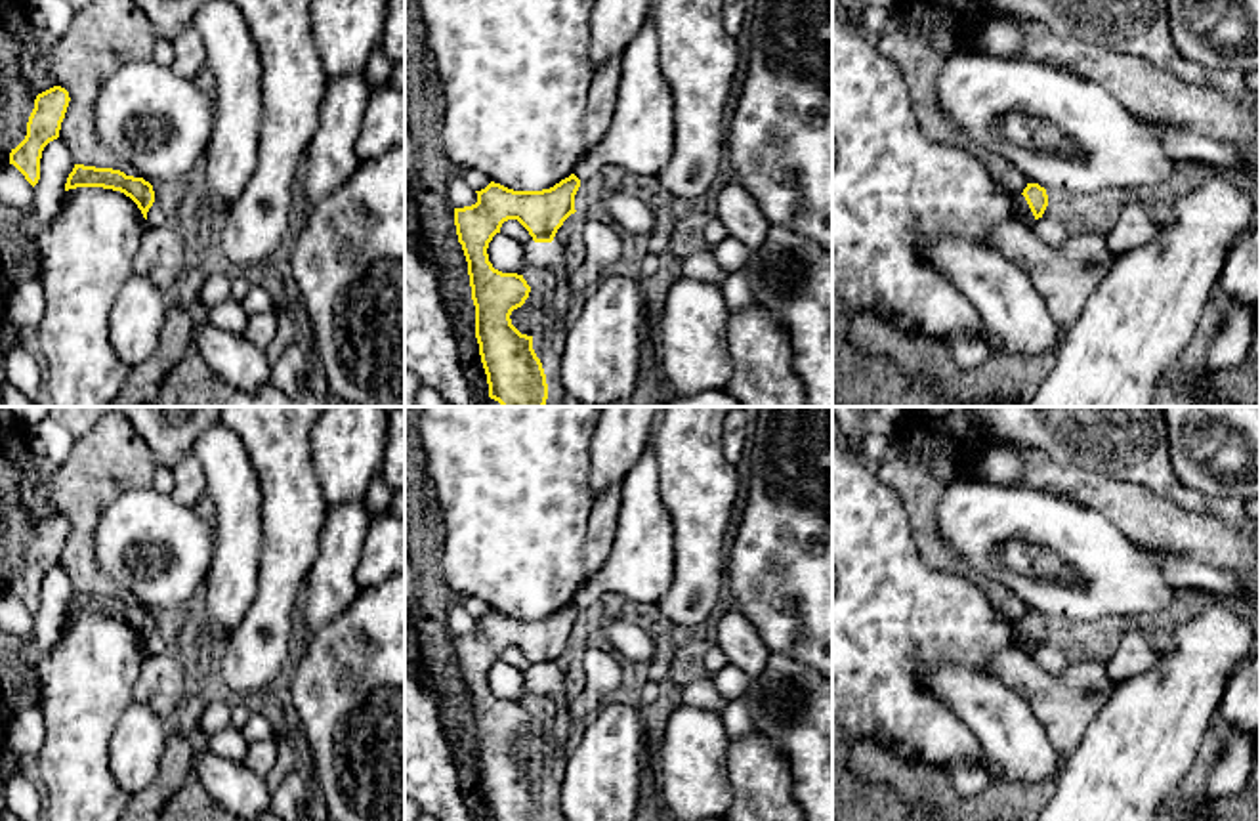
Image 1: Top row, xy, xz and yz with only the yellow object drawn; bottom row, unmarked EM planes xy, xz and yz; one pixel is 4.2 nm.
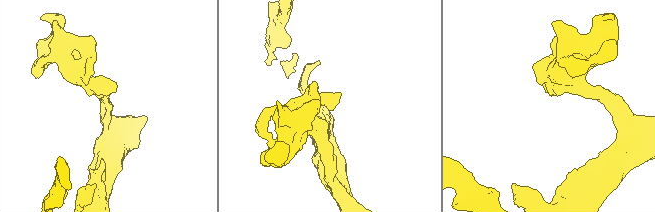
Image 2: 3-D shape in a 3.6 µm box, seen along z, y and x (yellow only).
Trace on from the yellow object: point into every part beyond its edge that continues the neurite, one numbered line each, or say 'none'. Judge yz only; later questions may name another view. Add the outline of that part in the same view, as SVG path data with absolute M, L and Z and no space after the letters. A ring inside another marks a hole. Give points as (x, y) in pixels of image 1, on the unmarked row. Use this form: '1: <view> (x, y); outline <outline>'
none

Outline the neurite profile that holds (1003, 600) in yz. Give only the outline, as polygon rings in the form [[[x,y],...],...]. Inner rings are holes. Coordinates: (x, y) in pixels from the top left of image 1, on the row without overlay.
[[[989,582],[987,596],[991,605],[1008,621],[1021,622],[1027,615],[1027,605],[1006,586]]]

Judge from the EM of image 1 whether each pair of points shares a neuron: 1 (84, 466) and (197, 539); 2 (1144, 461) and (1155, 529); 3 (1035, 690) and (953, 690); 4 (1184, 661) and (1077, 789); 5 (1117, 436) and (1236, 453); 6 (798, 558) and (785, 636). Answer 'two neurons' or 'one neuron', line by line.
1: two neurons
2: two neurons
3: two neurons
4: one neuron
5: two neurons
6: one neuron

